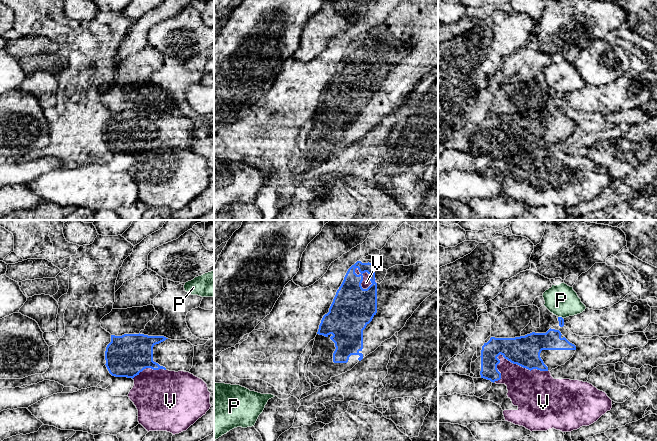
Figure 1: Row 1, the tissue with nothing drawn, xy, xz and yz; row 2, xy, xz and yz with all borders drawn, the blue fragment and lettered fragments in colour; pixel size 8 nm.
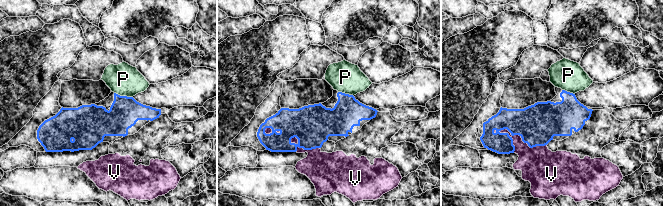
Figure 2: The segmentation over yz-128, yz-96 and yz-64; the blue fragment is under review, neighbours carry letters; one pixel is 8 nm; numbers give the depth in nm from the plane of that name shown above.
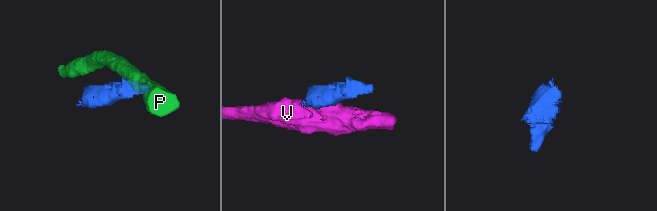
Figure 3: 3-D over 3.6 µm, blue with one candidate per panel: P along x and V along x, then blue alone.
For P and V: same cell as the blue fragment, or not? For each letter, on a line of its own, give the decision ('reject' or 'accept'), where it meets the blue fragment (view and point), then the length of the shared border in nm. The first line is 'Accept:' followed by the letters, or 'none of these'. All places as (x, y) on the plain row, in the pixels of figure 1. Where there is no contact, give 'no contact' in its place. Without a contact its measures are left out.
Accept: none of these
P: reject; contact yz (560, 93); length 40 nm
V: reject; contact yz (508, 136); length 460 nm

